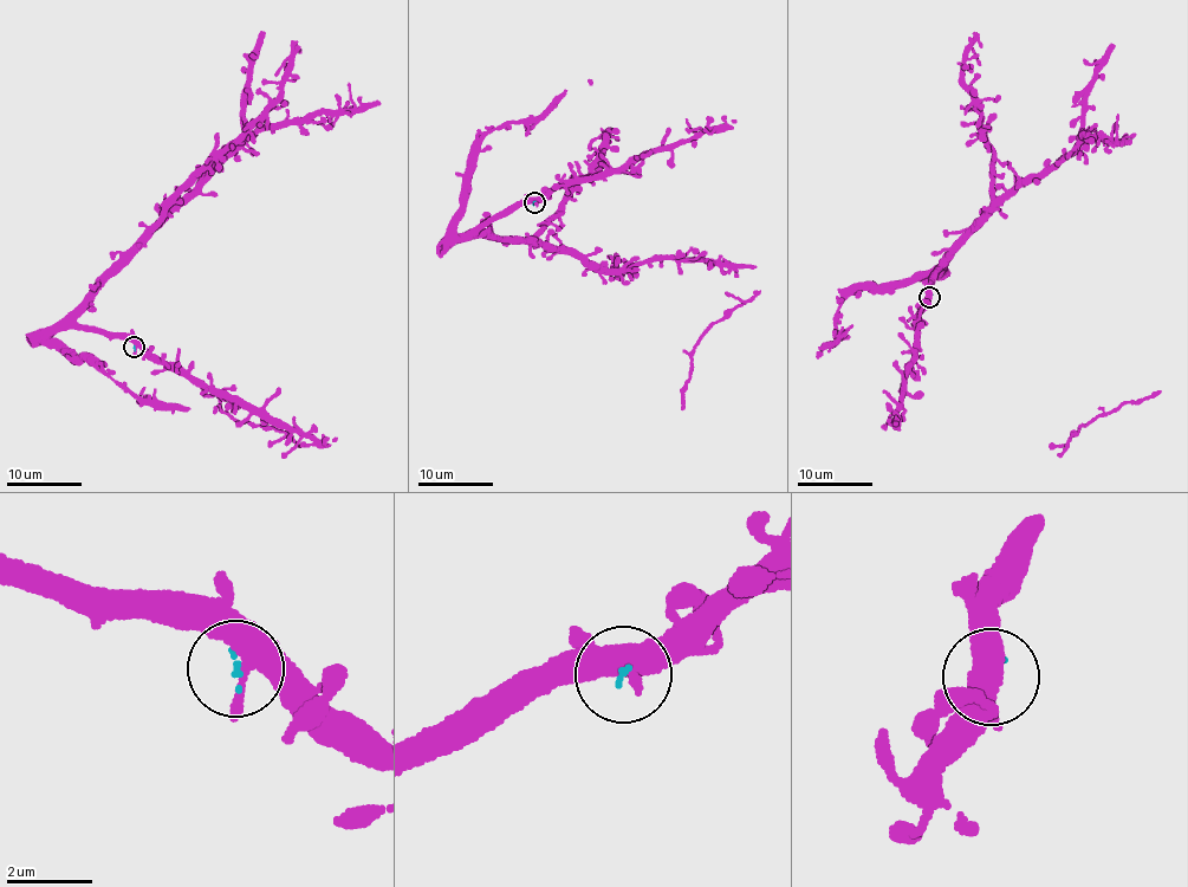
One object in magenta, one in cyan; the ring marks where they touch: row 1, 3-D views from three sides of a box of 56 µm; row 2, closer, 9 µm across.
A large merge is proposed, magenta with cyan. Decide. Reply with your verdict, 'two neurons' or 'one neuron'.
two neurons

